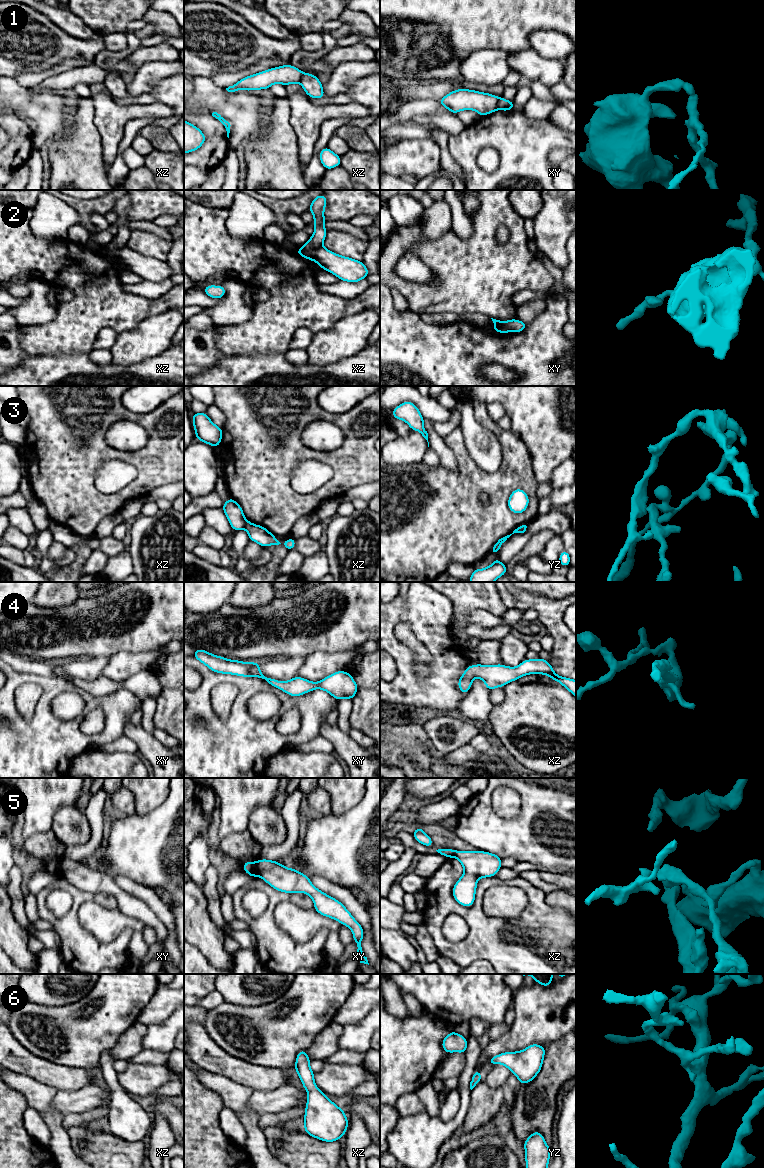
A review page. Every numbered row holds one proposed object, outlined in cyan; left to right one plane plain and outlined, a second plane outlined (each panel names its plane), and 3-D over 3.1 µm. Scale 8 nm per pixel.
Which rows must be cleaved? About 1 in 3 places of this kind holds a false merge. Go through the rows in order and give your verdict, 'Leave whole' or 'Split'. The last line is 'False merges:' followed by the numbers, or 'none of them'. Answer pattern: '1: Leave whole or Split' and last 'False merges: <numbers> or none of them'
1: Split
2: Split
3: Split
4: Leave whole
5: Split
6: Leave whole
False merges: 1, 2, 3, 5

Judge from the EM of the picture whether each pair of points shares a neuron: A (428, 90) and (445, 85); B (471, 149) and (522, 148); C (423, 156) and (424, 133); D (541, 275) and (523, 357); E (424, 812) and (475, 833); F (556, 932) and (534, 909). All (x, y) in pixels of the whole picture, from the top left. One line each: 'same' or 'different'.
A: same
B: same
C: different
D: different
E: different
F: same

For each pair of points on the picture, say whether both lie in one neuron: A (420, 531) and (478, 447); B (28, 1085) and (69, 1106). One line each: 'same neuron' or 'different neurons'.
A: different neurons
B: different neurons

